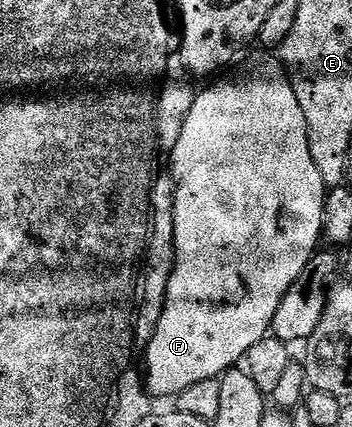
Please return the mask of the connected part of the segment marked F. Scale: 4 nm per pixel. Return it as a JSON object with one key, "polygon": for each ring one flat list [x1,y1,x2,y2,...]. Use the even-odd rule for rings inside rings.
{"polygon":[[262,54,266,55,252,56,235,75,230,75,227,79,215,78,211,87,195,94,182,122,176,149,170,155,170,173,174,180,174,268,168,281,166,304,160,313,160,321,144,352,144,382,146,390,154,397,177,397,181,391,188,389,188,385,219,378,225,371,241,364,248,349,252,349,256,341,267,338,272,317,276,317,276,309,280,309,284,293,288,293,296,277,304,273,304,265,308,265,320,247,322,207,326,204,328,188,324,177,320,177,320,169,316,169,316,161,312,161,312,149,308,145,308,121,304,121,304,109,300,109,300,101,296,101,296,93,281,58,274,56,273,59,270,56,273,54]]}

